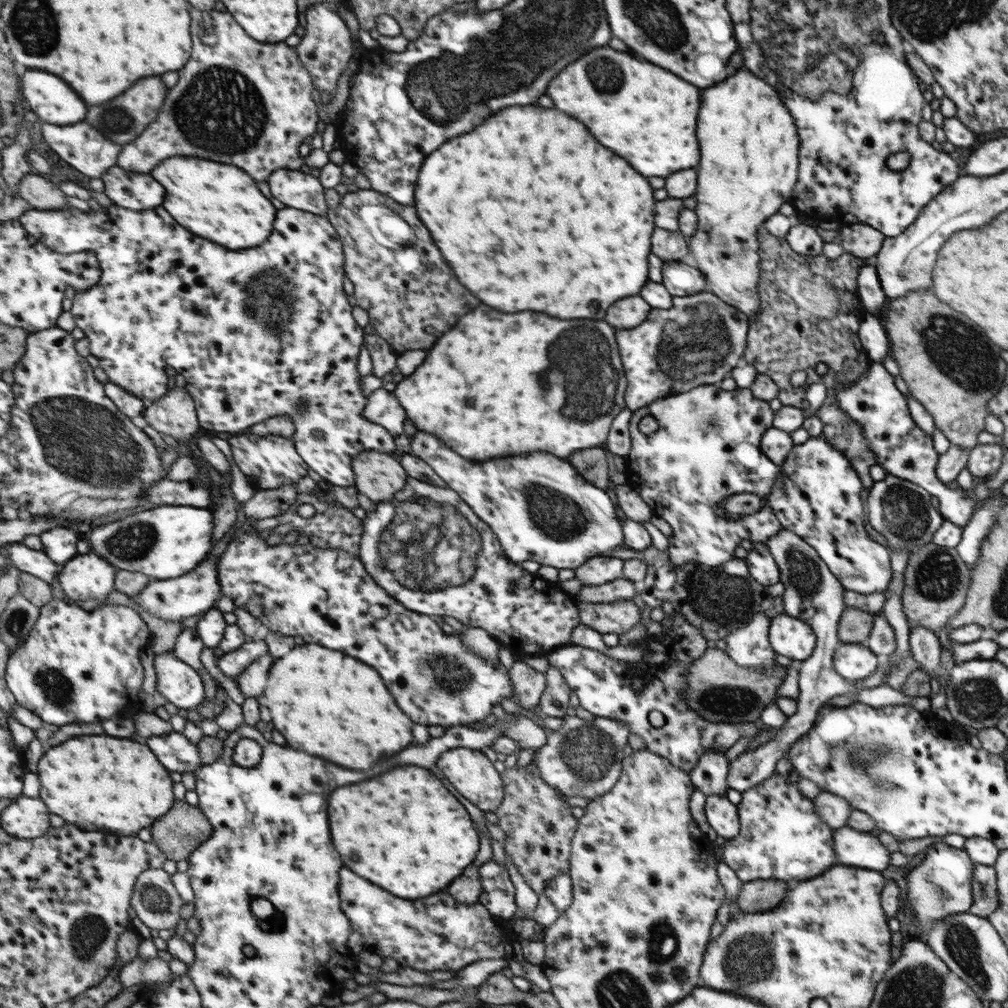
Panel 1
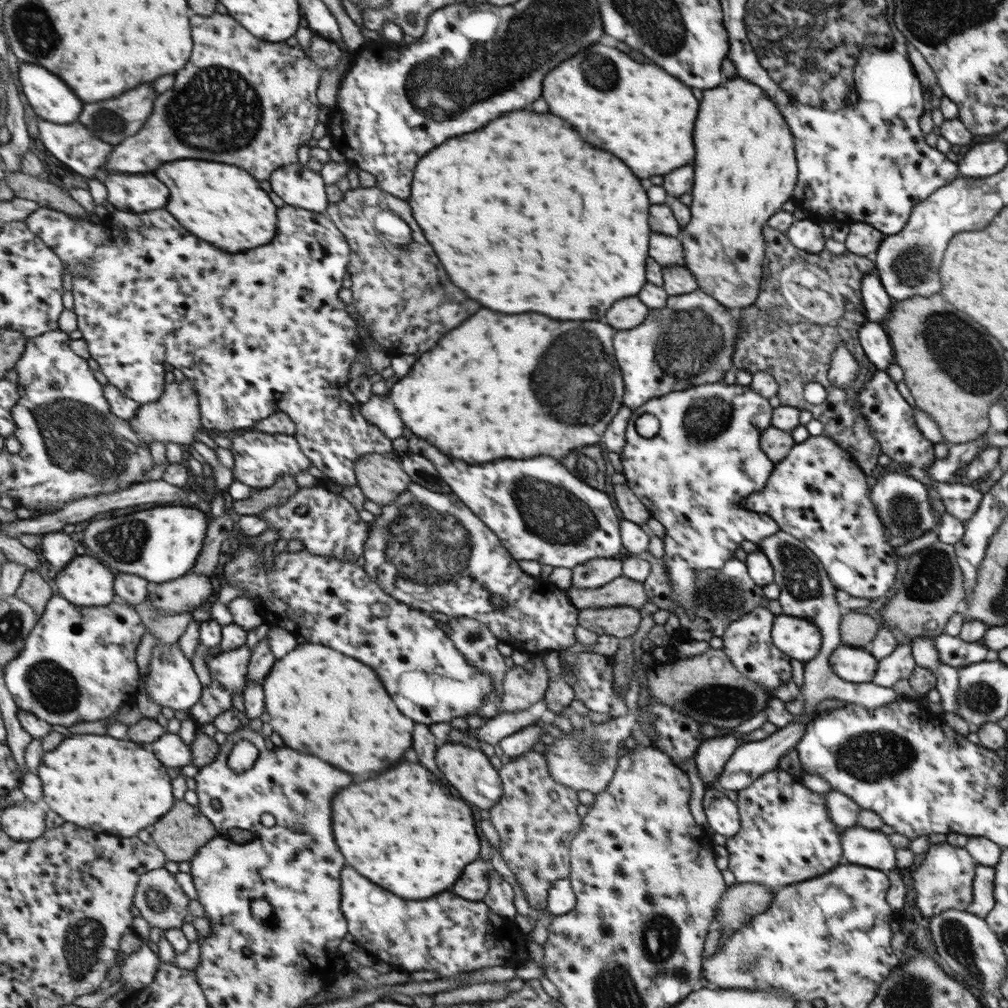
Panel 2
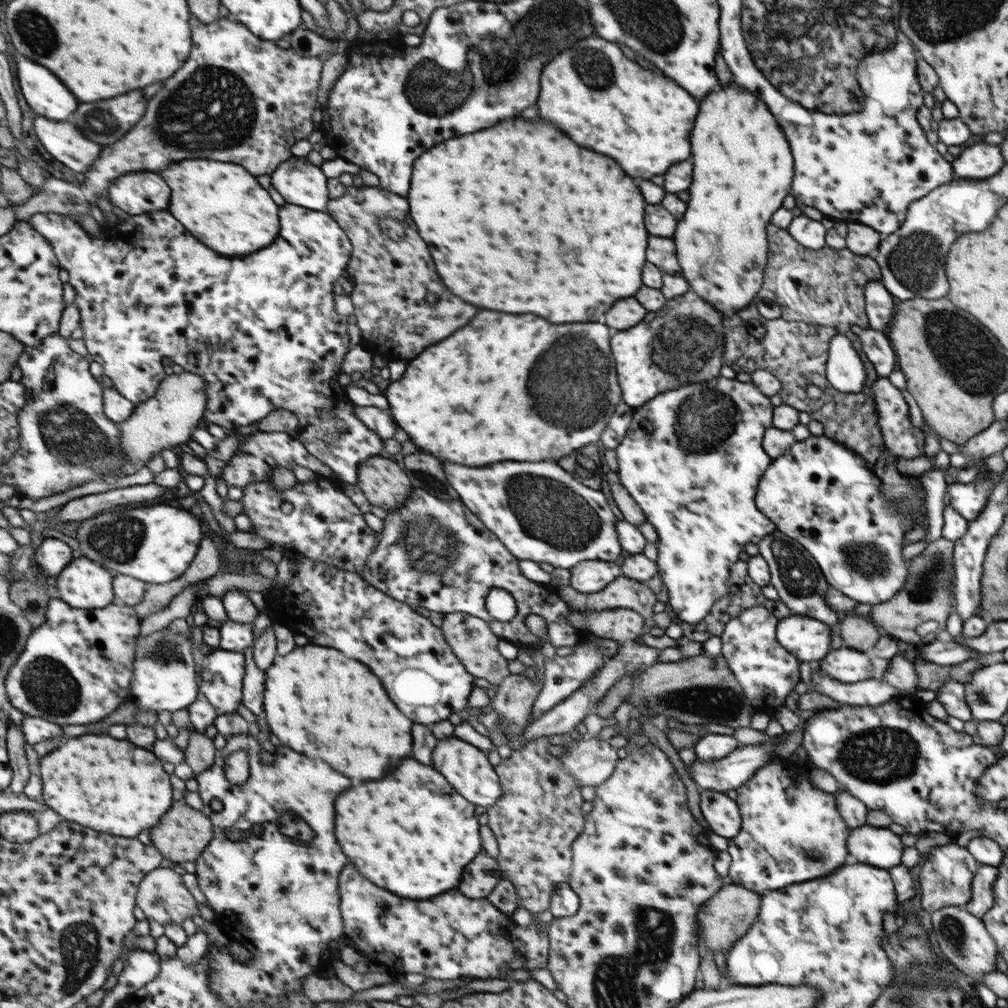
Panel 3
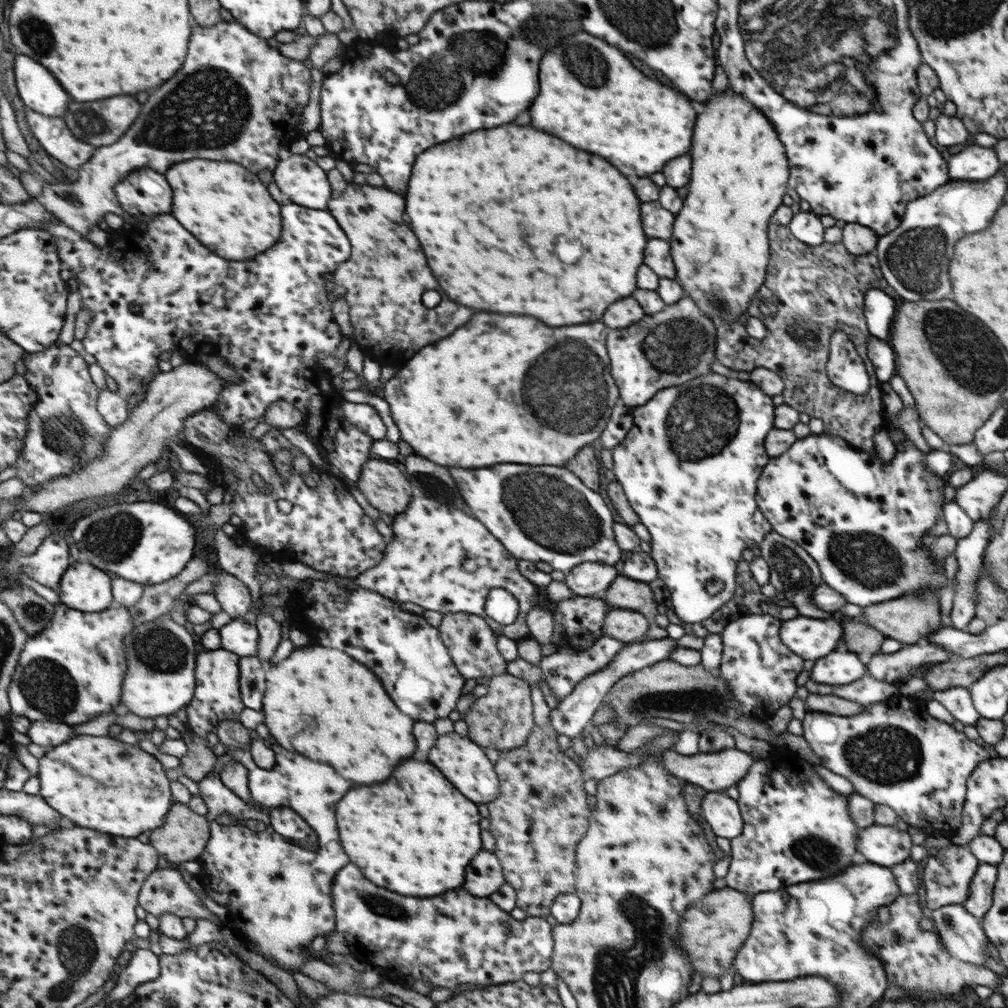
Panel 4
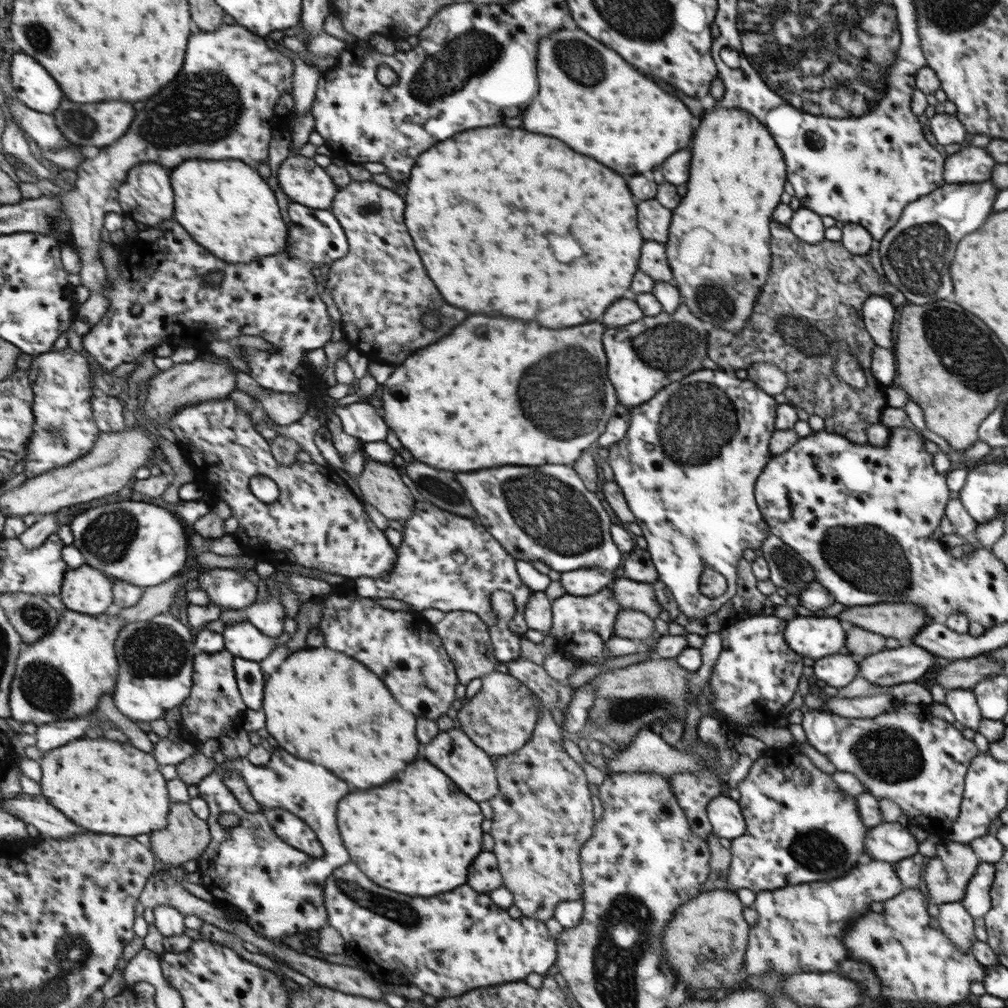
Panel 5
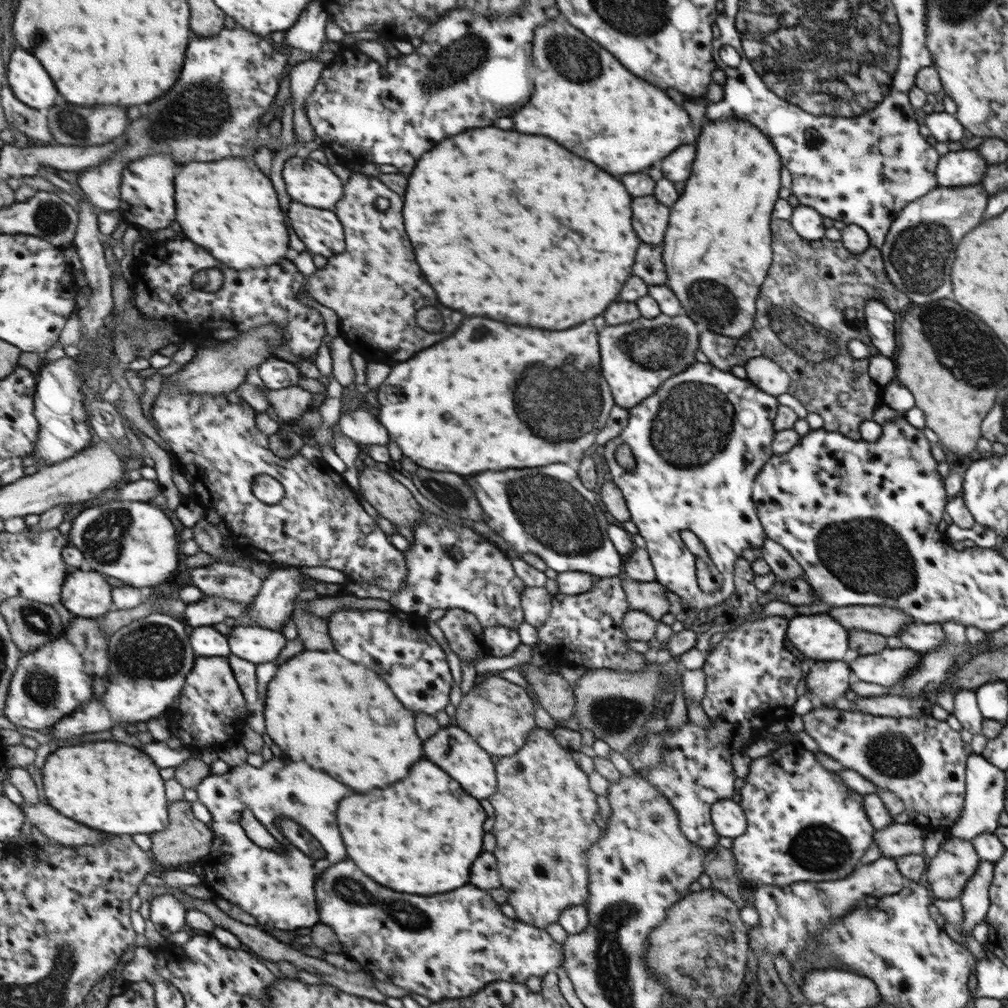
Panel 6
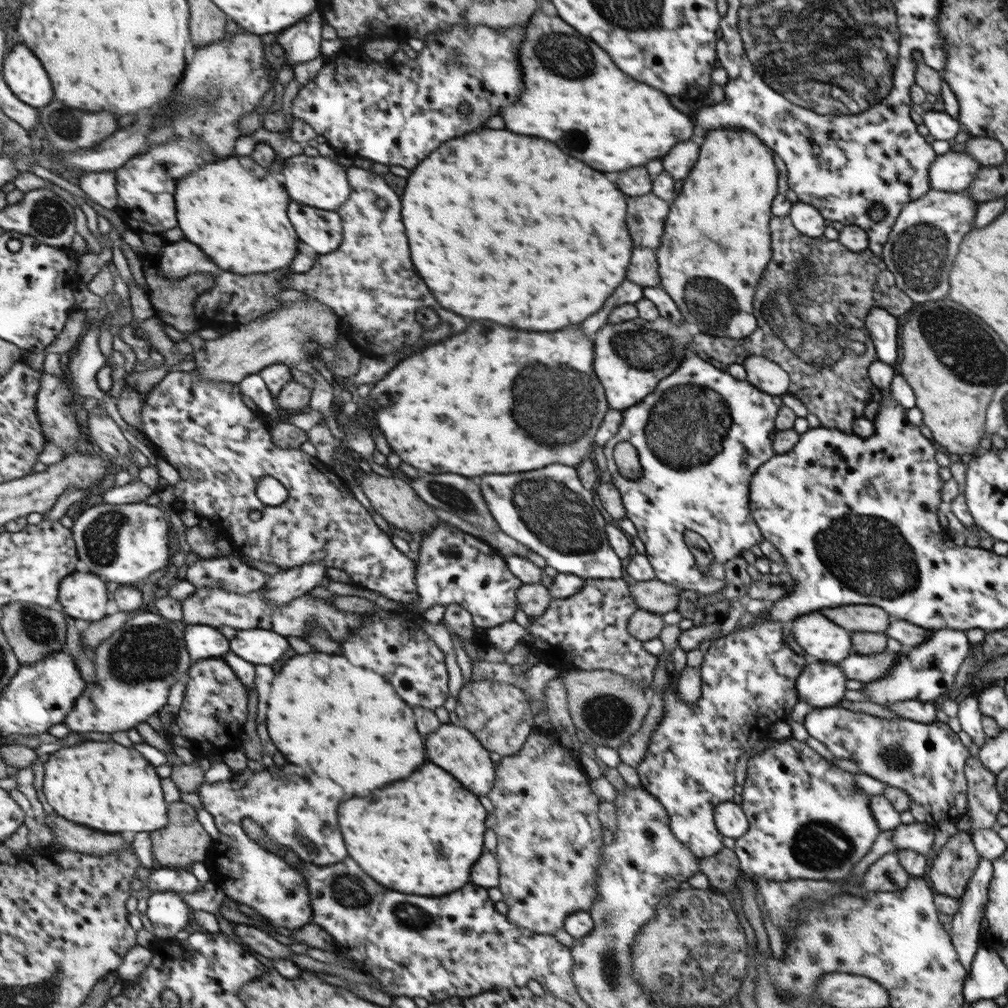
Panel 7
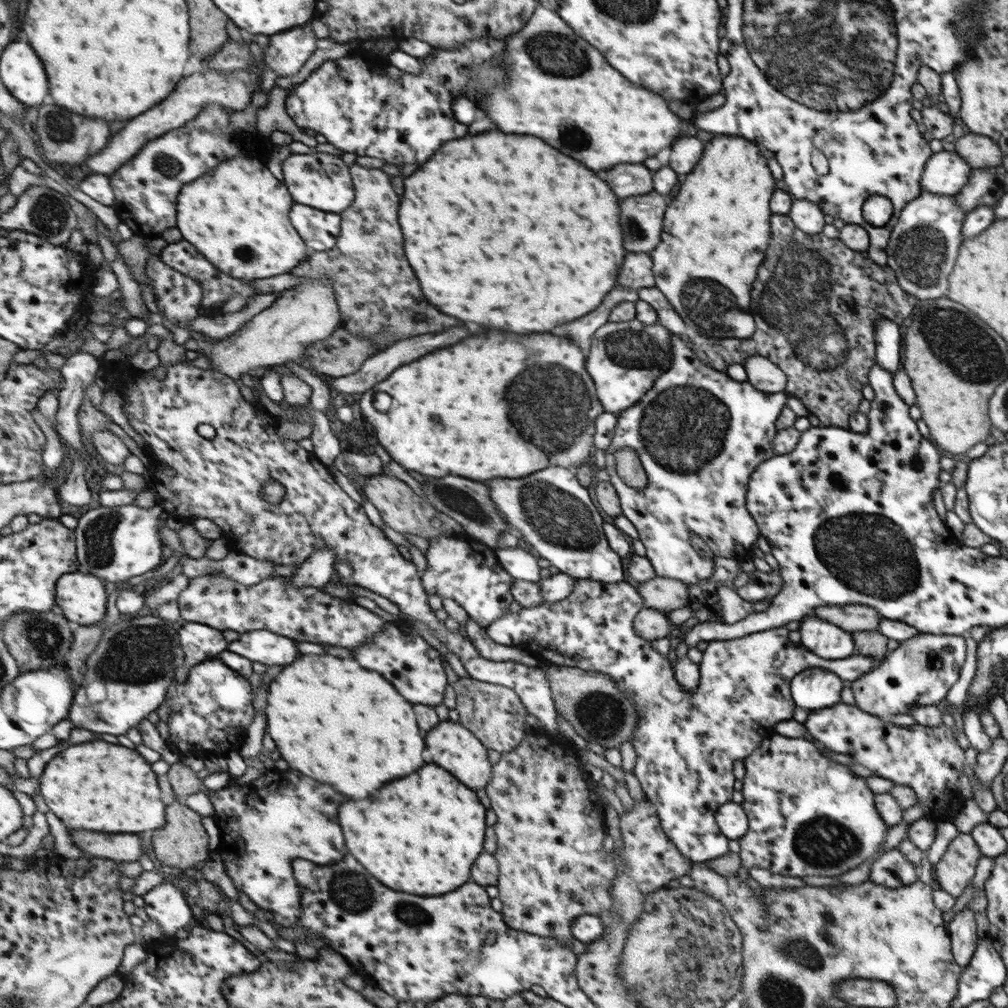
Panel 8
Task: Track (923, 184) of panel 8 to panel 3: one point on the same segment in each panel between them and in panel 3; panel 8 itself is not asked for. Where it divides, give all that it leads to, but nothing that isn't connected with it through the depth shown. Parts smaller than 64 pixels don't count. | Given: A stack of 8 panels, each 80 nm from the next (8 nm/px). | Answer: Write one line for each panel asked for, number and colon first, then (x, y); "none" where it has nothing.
3: (979, 161)
4: (974, 163)
5: (970, 164)
6: (965, 167)
7: (953, 171)

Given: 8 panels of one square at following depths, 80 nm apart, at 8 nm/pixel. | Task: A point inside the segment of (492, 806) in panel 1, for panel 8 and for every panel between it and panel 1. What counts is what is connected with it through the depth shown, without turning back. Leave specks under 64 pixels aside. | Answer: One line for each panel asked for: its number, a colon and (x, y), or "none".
2: (468, 771)
3: (465, 767)
4: (464, 763)
5: (451, 750)
6: (453, 748)
7: (456, 749)
8: (452, 745)

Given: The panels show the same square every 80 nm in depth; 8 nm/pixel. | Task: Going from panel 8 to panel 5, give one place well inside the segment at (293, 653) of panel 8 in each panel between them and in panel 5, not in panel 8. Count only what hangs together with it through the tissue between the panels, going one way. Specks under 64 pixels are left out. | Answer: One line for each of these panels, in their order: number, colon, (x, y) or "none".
5: (243, 639)
6: (259, 645)
7: (259, 646)

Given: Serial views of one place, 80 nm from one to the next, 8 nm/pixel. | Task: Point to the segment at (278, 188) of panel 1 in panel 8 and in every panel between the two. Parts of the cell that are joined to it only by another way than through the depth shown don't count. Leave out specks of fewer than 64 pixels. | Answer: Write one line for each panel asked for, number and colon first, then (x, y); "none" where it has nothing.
2: (299, 186)
3: (302, 184)
4: (306, 183)
5: (308, 183)
6: (310, 182)
7: (317, 181)
8: (321, 180)

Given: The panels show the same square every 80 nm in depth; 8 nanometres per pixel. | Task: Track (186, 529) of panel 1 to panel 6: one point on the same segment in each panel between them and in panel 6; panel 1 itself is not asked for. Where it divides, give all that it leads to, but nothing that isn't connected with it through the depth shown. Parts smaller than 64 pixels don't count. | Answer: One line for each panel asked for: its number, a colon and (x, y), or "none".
2: (163, 544)
3: (157, 544)
4: (145, 542)
5: (141, 543)
6: (135, 541)

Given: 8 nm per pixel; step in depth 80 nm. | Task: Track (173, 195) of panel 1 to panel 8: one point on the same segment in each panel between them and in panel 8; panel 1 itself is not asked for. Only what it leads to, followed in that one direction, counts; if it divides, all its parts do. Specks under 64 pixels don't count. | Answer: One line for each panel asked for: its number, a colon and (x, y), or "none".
2: (224, 204)
3: (224, 204)
4: (228, 208)
5: (227, 205)
6: (233, 210)
7: (243, 222)
8: (239, 216)

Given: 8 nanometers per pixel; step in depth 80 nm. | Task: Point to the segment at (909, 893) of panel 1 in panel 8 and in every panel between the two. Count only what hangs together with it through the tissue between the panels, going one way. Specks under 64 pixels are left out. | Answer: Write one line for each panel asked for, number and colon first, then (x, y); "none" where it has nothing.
2: (942, 881)
3: (944, 878)
4: (945, 879)
5: (946, 875)
6: (955, 860)
7: (949, 871)
8: (953, 871)

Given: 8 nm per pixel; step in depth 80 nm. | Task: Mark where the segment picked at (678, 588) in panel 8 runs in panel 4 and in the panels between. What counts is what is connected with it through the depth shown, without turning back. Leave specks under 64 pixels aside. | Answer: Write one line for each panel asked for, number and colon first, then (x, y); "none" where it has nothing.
4: (623, 593)
5: (639, 596)
6: (648, 597)
7: (655, 596)

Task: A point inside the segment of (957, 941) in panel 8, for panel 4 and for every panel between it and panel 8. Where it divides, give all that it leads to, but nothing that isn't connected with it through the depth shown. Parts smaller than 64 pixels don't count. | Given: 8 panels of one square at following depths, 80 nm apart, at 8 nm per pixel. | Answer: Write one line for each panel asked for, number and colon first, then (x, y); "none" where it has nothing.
4: (980, 896)
5: (977, 903)
6: (975, 903)
7: (965, 922)

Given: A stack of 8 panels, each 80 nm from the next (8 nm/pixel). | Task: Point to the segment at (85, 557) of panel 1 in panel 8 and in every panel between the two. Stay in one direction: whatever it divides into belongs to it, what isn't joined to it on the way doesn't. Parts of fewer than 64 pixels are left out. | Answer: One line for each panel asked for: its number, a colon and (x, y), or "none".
2: (85, 581)
3: (83, 584)
4: (85, 587)
5: (86, 590)
6: (87, 594)
7: (84, 595)
8: (82, 597)

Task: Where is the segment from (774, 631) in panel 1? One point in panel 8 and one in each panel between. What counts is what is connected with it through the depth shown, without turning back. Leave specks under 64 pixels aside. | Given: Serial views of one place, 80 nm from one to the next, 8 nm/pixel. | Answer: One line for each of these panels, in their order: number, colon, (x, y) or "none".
2: (800, 639)
3: (807, 639)
4: (810, 638)
5: (812, 638)
6: (818, 638)
7: (819, 638)
8: (827, 640)

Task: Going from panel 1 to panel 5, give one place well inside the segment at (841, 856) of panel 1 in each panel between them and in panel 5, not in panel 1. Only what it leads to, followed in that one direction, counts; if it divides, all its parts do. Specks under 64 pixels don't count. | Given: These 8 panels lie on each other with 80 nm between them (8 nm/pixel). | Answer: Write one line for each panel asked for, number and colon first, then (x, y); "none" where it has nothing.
2: (866, 847)
3: (879, 847)
4: (879, 844)
5: (890, 842)

